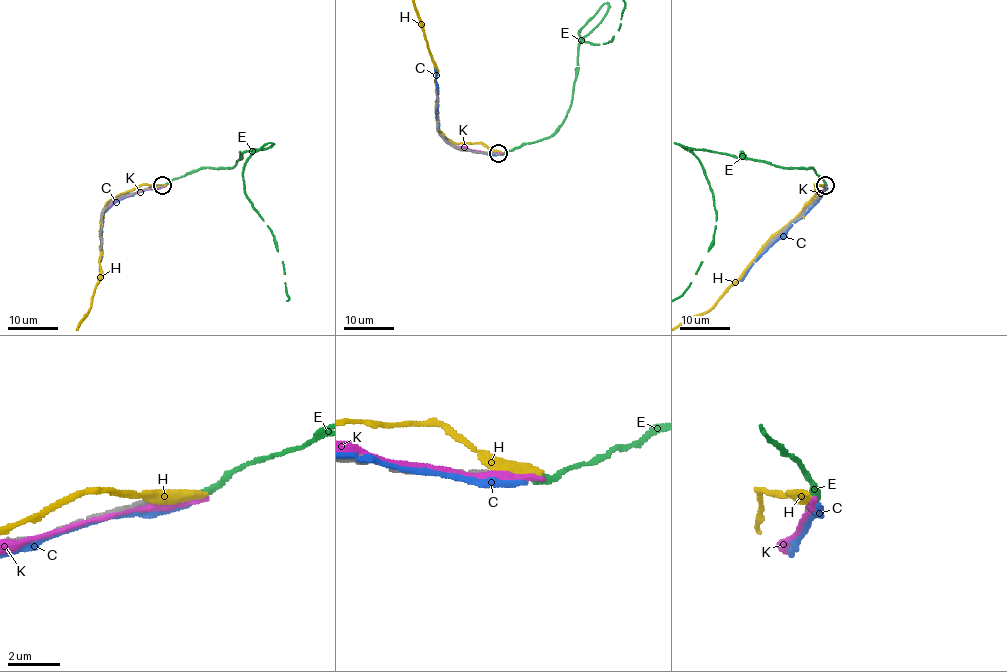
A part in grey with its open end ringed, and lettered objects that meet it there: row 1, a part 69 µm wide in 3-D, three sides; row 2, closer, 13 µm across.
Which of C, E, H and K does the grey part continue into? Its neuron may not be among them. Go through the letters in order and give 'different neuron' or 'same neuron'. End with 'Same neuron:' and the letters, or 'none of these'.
C: different neuron
E: same neuron
H: different neuron
K: different neuron
Same neuron: E

